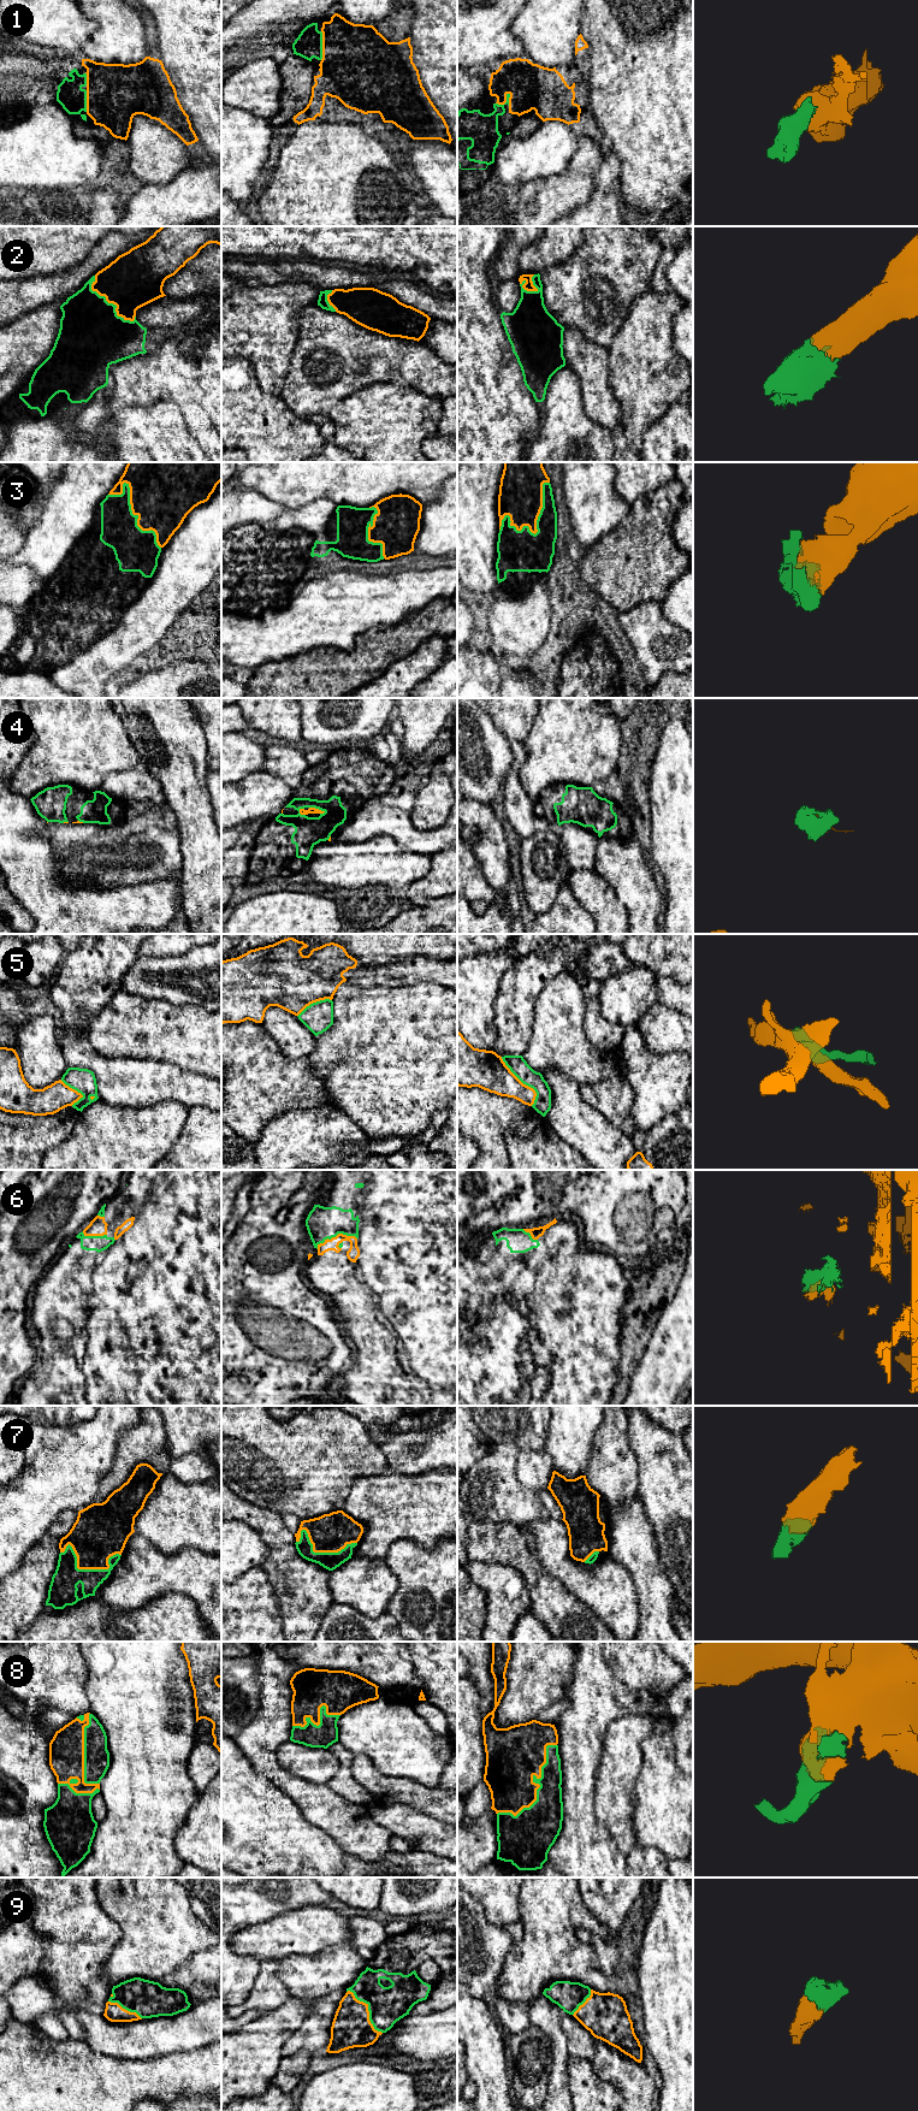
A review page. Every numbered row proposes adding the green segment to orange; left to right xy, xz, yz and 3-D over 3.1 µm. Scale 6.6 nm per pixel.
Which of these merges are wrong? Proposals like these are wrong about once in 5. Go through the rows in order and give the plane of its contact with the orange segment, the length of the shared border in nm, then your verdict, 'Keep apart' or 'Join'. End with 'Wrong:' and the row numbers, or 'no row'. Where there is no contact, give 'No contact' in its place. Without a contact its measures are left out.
1: Touches orange in yz. Shared border 120 nm. Join
2: Touches orange in xy. Shared border 400 nm. Join
3: Touches orange in yz. Shared border 460 nm. Join
4: Touches orange in xz. Shared border 120 nm. Keep apart
5: Touches orange in yz. Shared border 380 nm. Keep apart
6: Touches orange in xz. Shared border 280 nm. Join
7: Touches orange in xy. Shared border 400 nm. Join
8: Touches orange in yz. Shared border 600 nm. Join
9: Touches orange in xz. Shared border 380 nm. Join
Wrong: 4, 5

